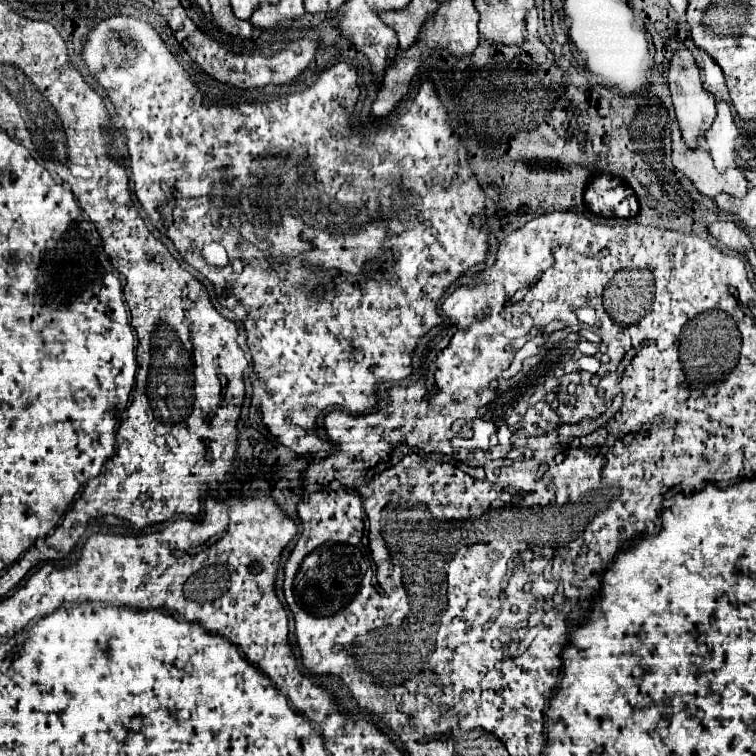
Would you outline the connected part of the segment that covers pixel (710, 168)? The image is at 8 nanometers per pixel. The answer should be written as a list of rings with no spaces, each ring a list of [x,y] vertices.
[[[677,123],[673,125],[673,135],[671,137],[673,137],[673,155],[671,155],[673,165],[679,171],[683,171],[693,181],[693,185],[699,189],[701,195],[705,195],[709,199],[715,199],[719,193],[729,193],[731,197],[745,197],[745,193],[747,193],[747,179],[741,175],[741,171],[729,169],[727,173],[719,173],[715,169],[715,165],[713,165],[713,161],[711,161],[711,157],[709,157],[709,153],[705,149],[689,149],[683,143],[681,133],[677,129]]]

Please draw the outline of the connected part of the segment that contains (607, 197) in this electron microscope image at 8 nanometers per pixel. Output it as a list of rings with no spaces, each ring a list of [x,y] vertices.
[[[595,177],[585,189],[585,205],[601,217],[635,217],[639,203],[633,189],[617,177]]]

